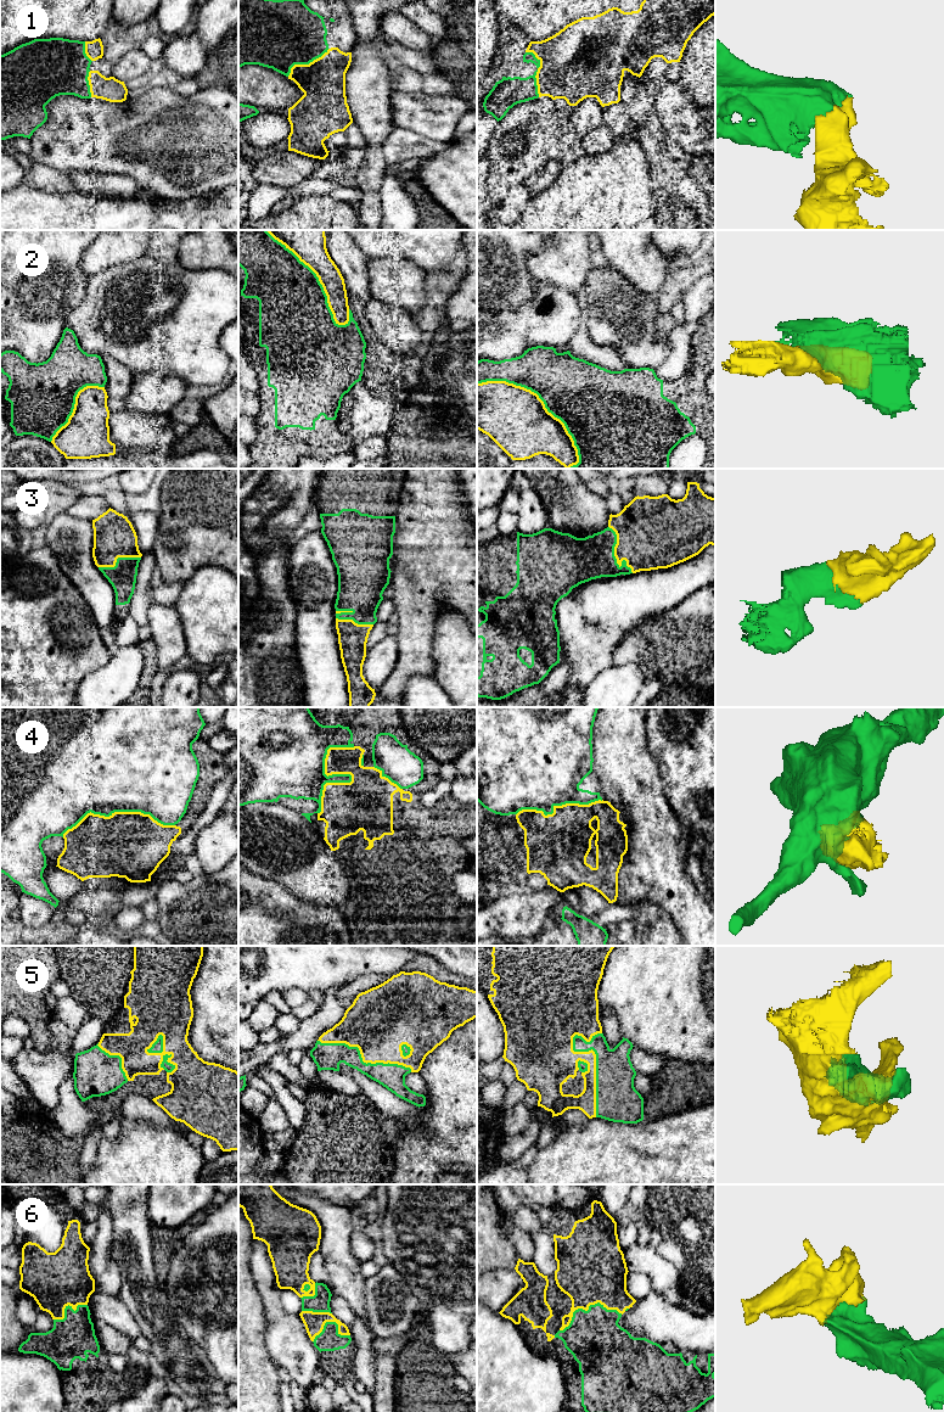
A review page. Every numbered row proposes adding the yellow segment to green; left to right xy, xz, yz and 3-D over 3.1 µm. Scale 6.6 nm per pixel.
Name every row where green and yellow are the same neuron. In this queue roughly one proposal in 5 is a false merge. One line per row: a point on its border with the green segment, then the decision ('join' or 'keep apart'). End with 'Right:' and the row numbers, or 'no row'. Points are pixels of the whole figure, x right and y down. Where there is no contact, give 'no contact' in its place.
1: contact yz (537, 71); join
2: contact yz (540, 398); keep apart
3: contact yz (613, 555); join
4: contact xz (343, 774); keep apart
5: contact yz (596, 1066); join
6: contact yz (589, 1309); join
Right: 1, 3, 5, 6

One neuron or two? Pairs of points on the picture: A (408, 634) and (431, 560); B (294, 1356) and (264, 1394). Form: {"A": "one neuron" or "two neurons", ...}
{"A": "one neuron", "B": "two neurons"}

